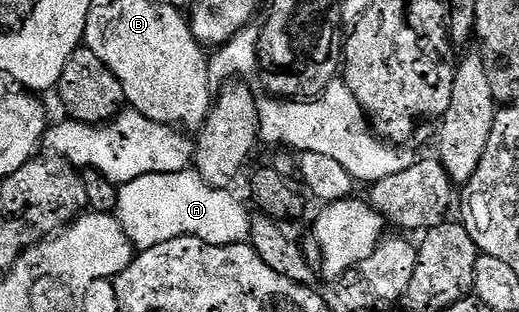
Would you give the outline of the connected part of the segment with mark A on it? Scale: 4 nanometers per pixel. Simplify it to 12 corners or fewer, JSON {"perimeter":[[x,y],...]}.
{"perimeter":[[192,168],[119,187],[114,217],[137,251],[194,236],[248,242],[231,189]]}

